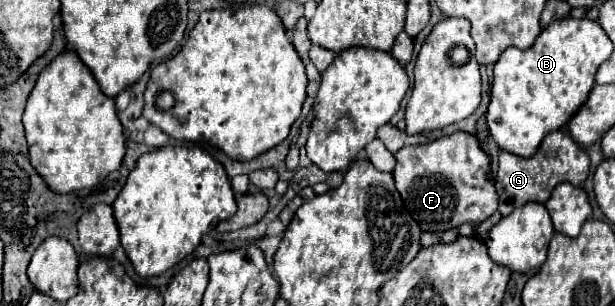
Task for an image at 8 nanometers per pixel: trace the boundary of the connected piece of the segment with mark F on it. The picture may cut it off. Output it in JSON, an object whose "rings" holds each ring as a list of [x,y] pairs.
{"rings":[[[454,133],[448,137],[440,137],[426,145],[410,145],[400,149],[396,155],[396,167],[392,171],[398,193],[404,199],[406,209],[416,219],[422,231],[448,231],[460,227],[462,223],[478,225],[488,219],[498,209],[498,195],[494,183],[488,179],[490,157],[482,151],[478,139],[470,133]]]}

